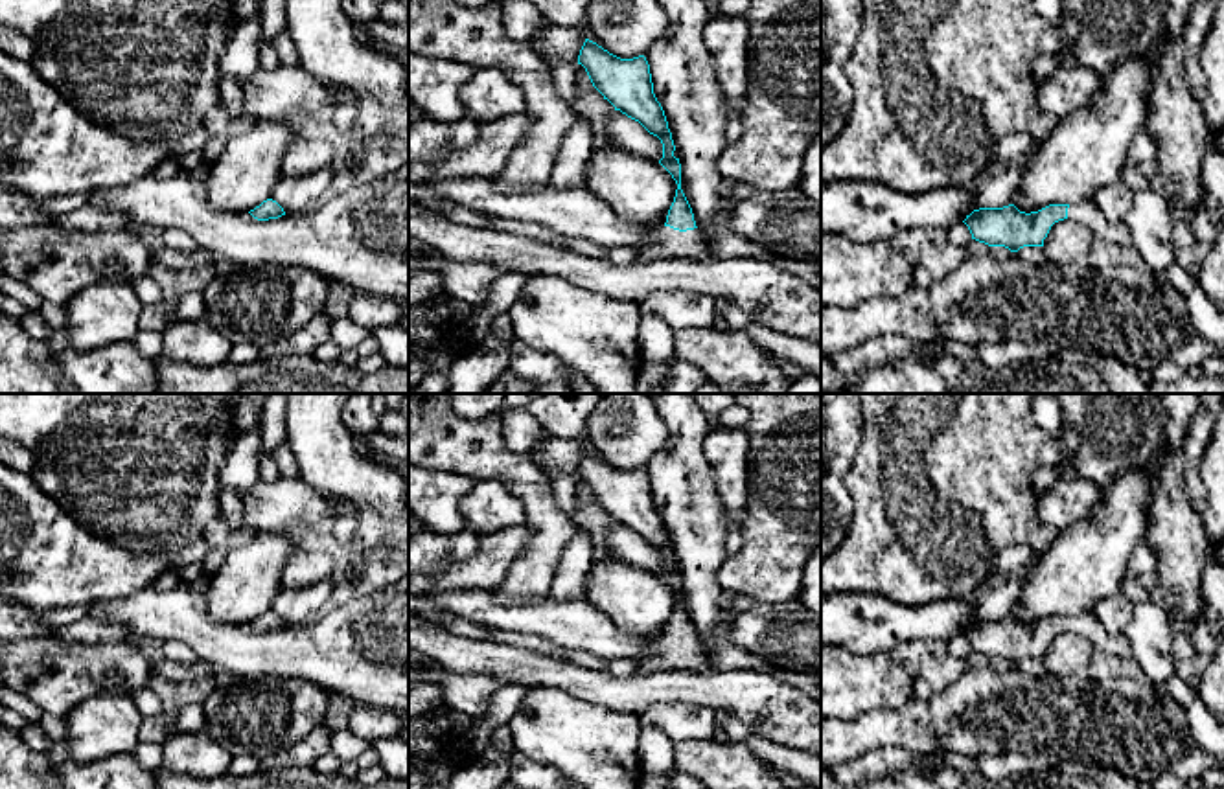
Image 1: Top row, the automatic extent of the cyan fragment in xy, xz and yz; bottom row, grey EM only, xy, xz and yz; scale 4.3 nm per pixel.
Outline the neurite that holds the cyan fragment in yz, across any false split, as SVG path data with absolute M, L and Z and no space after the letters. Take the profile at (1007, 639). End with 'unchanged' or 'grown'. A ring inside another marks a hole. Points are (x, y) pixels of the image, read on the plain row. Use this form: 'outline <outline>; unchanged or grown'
outline M1093 612L1077 616L1049 616L1038 623L1020 623L1014 616L1003 620L979 620L963 633L972 651L988 658L1005 658L1018 664L1023 658L1044 658L1051 638L1075 631L1106 655L1126 658L1132 655L1128 638L1108 633Z; grown

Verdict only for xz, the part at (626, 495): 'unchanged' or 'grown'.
grown

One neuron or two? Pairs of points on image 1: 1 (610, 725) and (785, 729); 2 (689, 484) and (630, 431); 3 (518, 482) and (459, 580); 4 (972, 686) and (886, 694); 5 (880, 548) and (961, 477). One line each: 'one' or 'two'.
1: two
2: two
3: two
4: two
5: one

